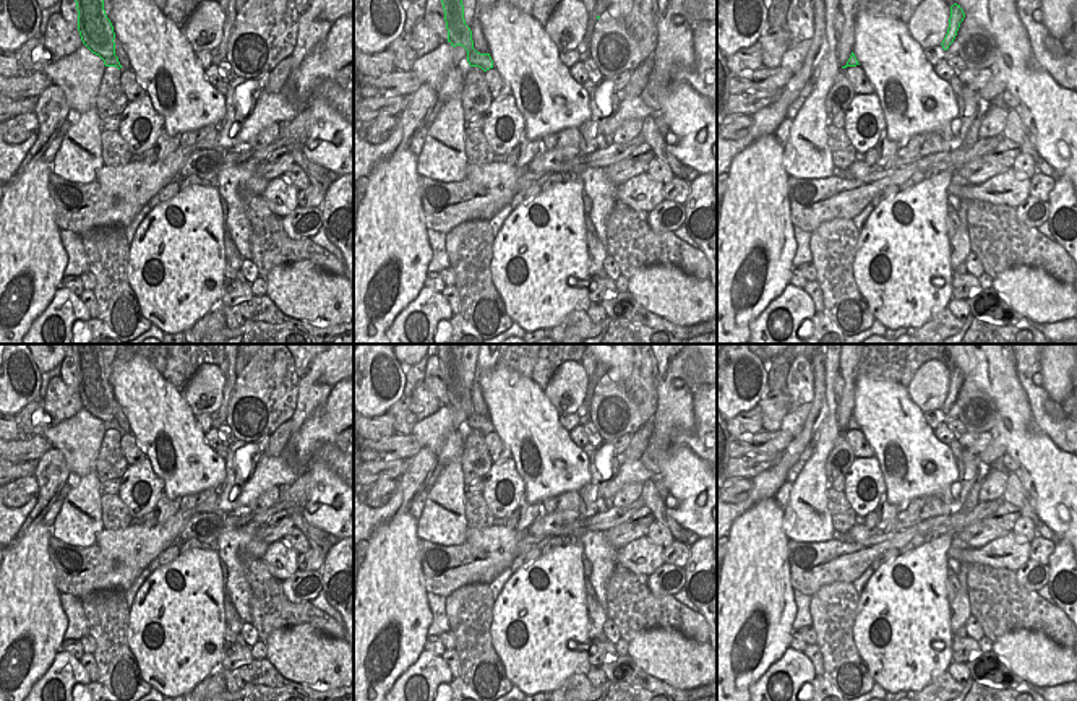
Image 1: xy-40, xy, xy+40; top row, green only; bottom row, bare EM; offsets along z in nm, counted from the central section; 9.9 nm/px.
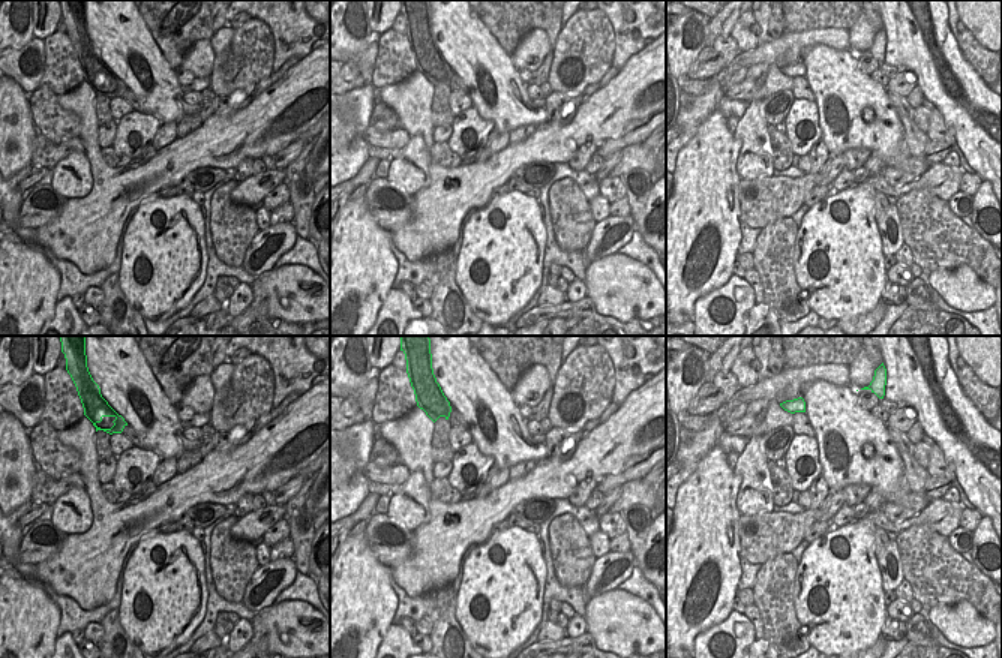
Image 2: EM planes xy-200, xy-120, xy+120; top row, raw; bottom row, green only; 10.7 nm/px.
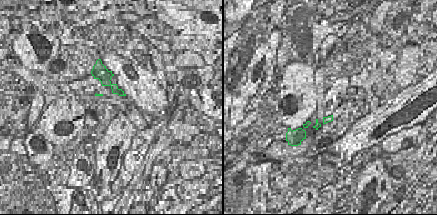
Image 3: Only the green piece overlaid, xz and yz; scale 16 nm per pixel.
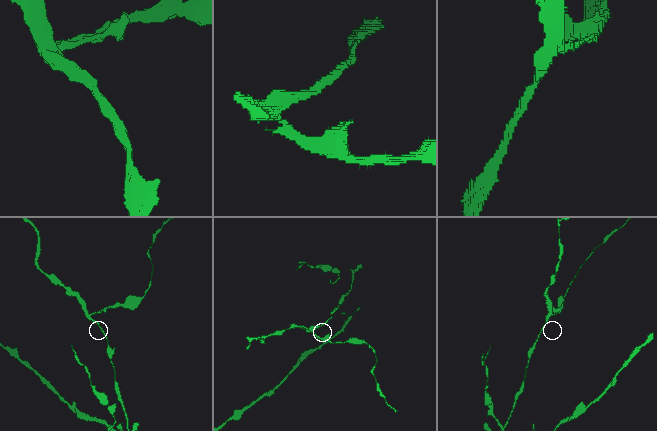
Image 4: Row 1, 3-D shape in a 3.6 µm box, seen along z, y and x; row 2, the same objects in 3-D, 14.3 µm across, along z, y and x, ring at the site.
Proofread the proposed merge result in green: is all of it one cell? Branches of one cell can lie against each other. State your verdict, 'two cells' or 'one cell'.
one cell

